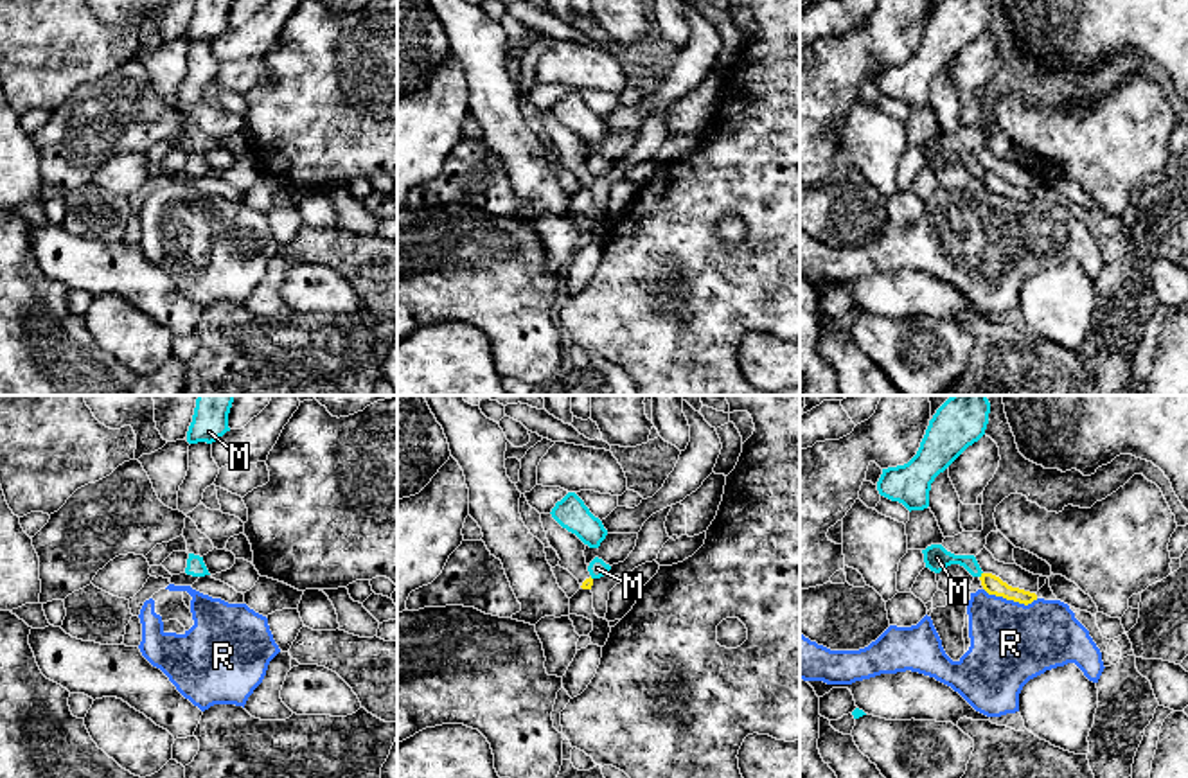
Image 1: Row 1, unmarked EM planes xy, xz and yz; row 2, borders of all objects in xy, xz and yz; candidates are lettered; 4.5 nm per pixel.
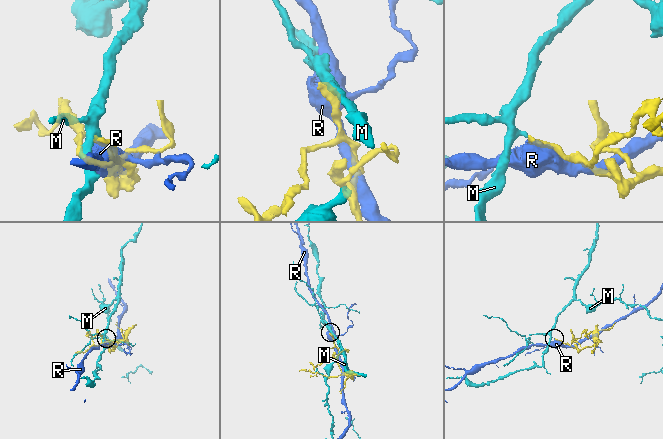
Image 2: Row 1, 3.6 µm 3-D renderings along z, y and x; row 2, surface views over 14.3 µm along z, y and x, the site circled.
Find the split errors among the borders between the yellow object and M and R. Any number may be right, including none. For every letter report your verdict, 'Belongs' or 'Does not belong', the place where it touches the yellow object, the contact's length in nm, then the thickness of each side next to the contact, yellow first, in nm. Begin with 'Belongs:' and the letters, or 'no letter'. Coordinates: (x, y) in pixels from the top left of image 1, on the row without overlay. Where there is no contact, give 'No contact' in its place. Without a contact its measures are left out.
Belongs: no letter
M: Does not belong. Touches yellow at yz (982, 173). Shared border 30 nm. Thickness 90 nm (yellow) against 110 nm
R: Does not belong. Touches yellow at yz (1010, 196). Shared border 260 nm. Thickness 90 nm (yellow) against 360 nm

